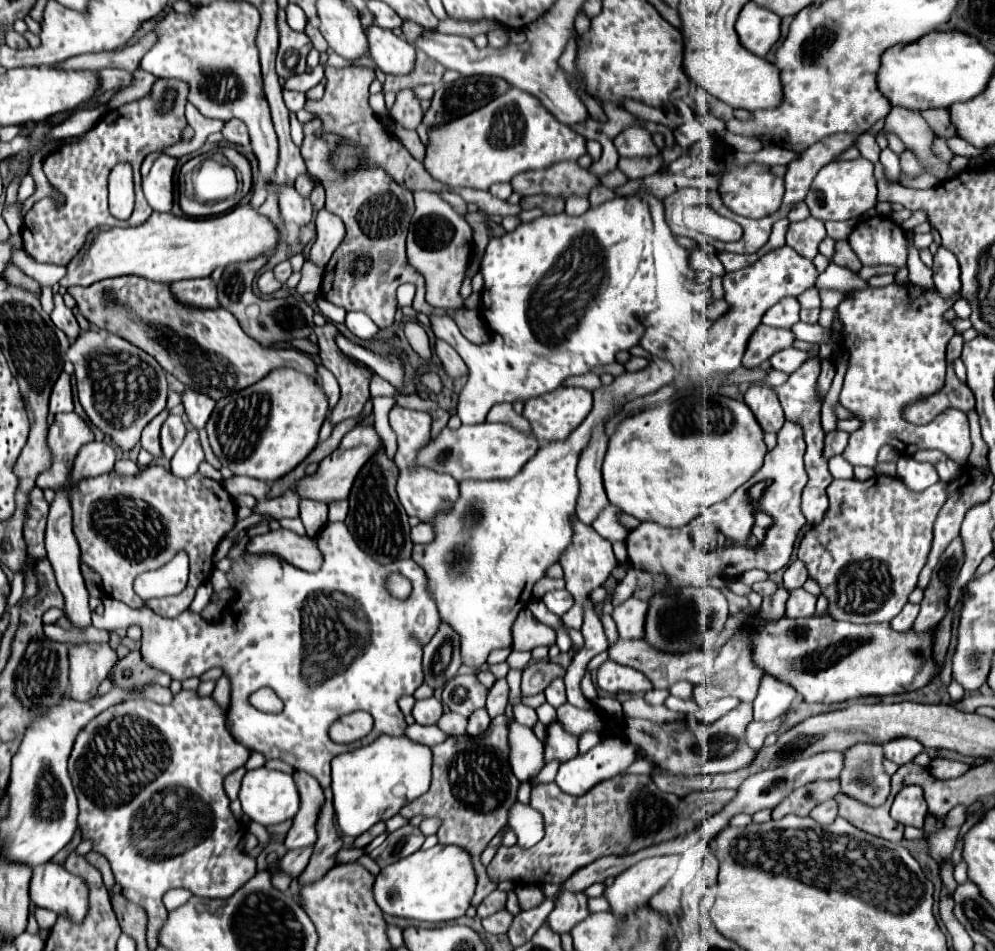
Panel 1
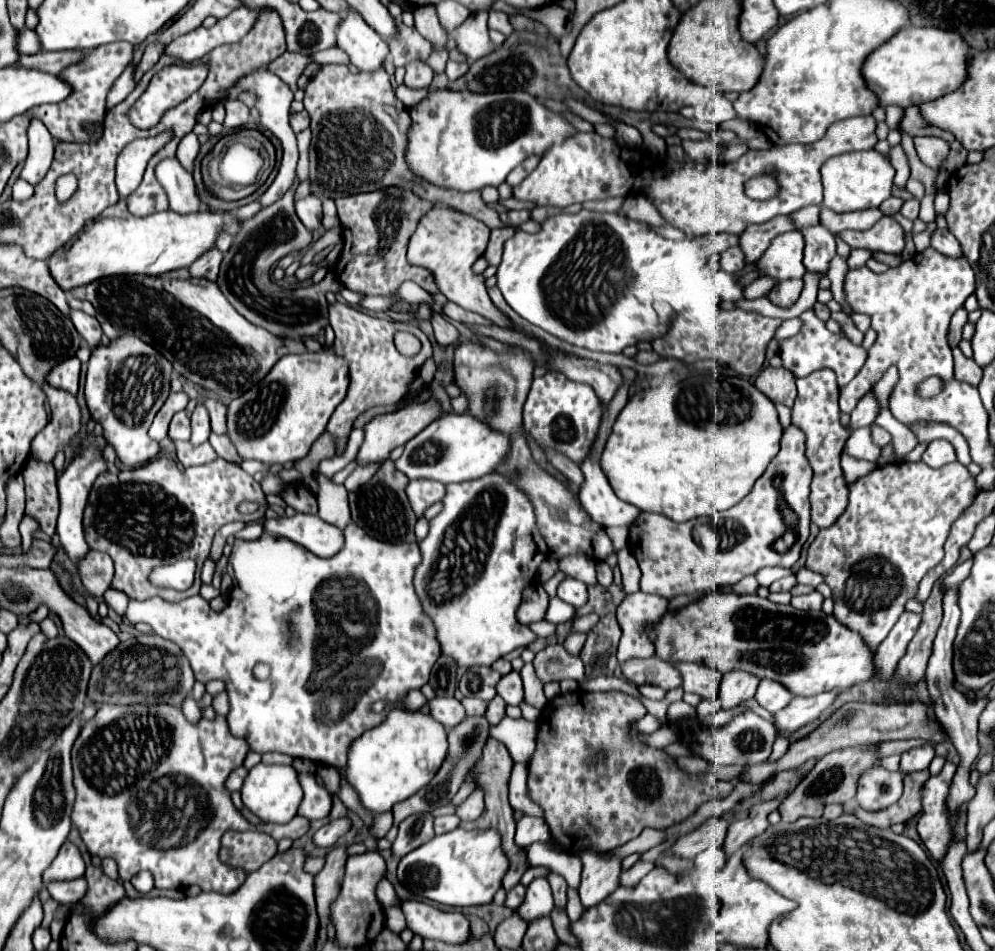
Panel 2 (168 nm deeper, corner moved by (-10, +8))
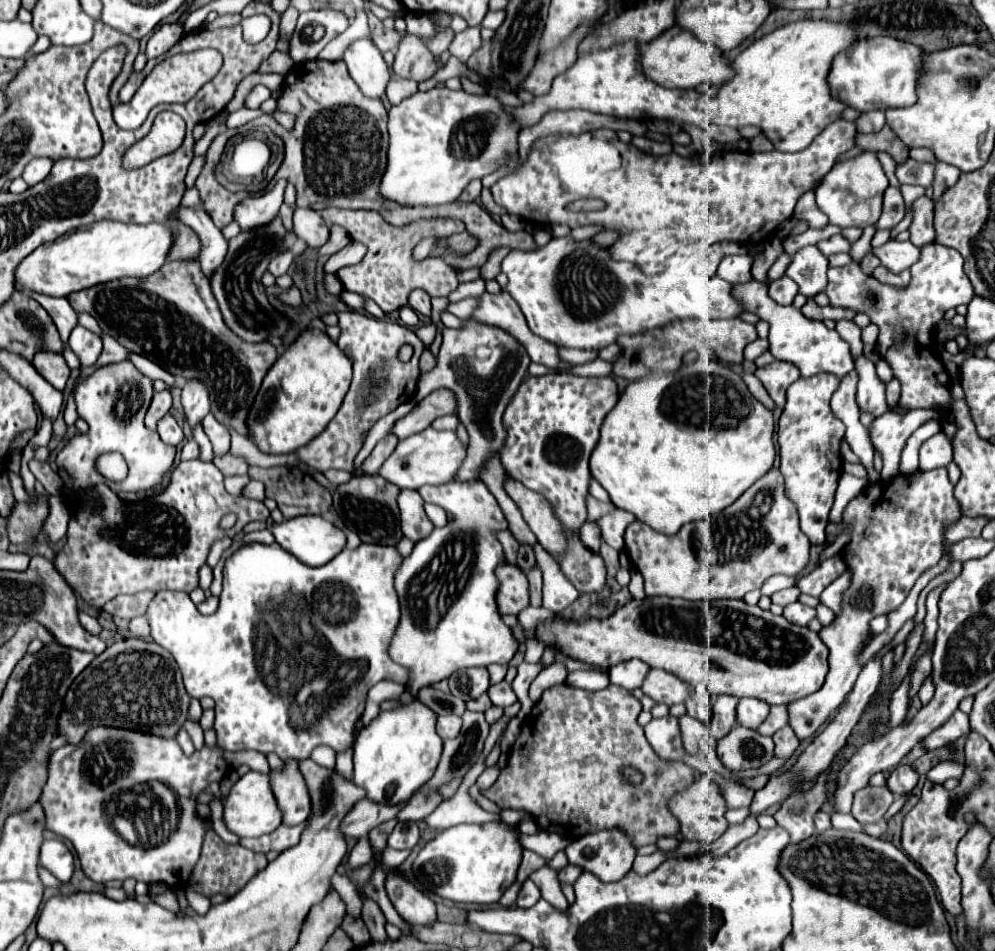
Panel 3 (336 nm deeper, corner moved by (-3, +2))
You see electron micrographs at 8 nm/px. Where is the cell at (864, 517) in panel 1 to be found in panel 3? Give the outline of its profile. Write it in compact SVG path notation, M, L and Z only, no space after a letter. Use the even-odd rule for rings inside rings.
M944 467L896 477L894 481L880 487L876 493L880 501L872 503L868 497L874 497L874 491L868 489L866 495L860 495L860 499L854 499L846 507L844 523L840 523L840 527L832 527L832 523L828 523L828 535L832 537L836 537L844 527L852 525L852 539L844 547L844 561L852 571L852 585L844 593L842 613L830 627L820 631L820 637L830 649L830 671L824 685L816 693L790 703L790 727L798 739L808 739L814 735L852 691L860 673L860 667L856 667L856 651L860 651L860 647L864 647L864 639L870 637L868 621L900 607L916 579L940 561L942 525L952 525L958 517L962 517L960 511L956 511L952 487L954 485L950 483Z

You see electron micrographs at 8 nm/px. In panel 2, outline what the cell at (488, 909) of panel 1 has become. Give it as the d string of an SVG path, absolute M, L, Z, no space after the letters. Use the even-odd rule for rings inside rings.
M515 885L513 889L507 891L507 897L505 897L505 903L503 905L509 907L509 909L517 909L521 905L523 897L525 897L525 887L523 885Z

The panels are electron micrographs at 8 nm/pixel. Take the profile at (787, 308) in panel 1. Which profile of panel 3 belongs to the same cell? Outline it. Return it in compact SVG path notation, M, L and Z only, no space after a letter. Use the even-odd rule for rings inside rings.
M782 275L780 279L776 279L768 285L768 295L778 305L790 305L794 301L794 297L798 295L798 285L788 275Z

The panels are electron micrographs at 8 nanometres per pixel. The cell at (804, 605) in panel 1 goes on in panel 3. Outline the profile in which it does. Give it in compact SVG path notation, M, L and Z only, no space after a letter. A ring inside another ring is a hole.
M796 601L796 603L790 603L788 607L784 607L784 617L794 625L808 625L816 617L816 609L806 607Z

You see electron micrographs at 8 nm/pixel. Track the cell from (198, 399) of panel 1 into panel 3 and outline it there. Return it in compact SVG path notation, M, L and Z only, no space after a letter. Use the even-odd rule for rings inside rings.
M208 413L204 419L202 419L202 427L206 431L206 435L210 437L210 443L212 443L212 449L214 449L214 455L224 455L230 451L230 433L224 425L220 425L212 413Z

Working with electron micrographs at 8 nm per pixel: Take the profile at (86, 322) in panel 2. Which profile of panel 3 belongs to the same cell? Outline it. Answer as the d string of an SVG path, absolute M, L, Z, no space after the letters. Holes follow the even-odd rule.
M78 325L68 339L68 347L80 359L80 367L90 367L96 363L98 355L102 353L102 339Z

